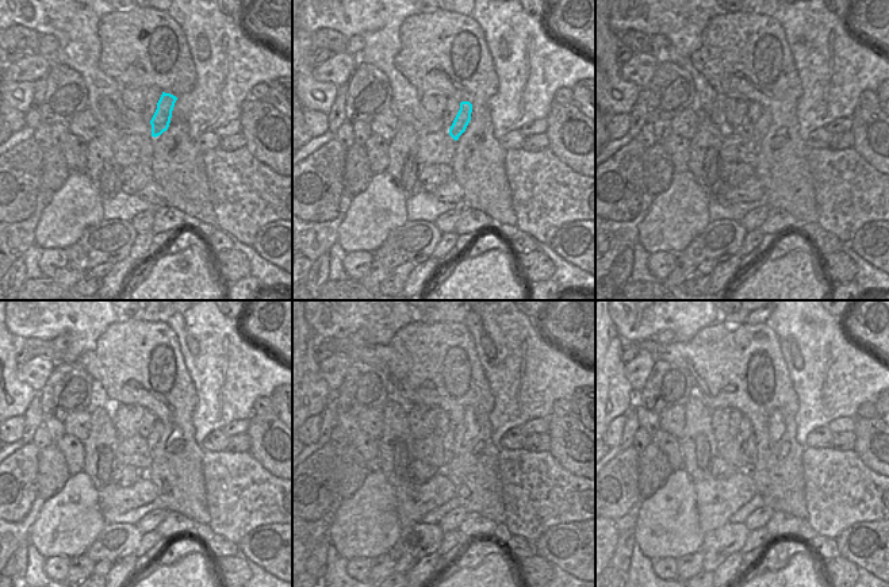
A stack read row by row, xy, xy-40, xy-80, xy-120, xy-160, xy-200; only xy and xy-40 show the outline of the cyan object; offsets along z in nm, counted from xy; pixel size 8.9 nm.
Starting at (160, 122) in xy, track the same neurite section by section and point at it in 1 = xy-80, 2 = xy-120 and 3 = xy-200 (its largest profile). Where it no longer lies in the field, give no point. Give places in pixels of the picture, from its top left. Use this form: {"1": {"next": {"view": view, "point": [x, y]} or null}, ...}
{"1": {"next": {"view": "xy-80", "point": [762, 125]}}, "2": {"next": {"view": "xy-120", "point": [156, 432]}}, "3": {"next": {"view": "xy-200", "point": [751, 441]}}}

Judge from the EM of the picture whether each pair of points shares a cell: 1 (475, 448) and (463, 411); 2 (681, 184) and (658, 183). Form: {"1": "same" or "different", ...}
{"1": "same", "2": "different"}

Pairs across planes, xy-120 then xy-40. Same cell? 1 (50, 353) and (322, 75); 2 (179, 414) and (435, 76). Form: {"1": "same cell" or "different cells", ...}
{"1": "different cells", "2": "same cell"}

